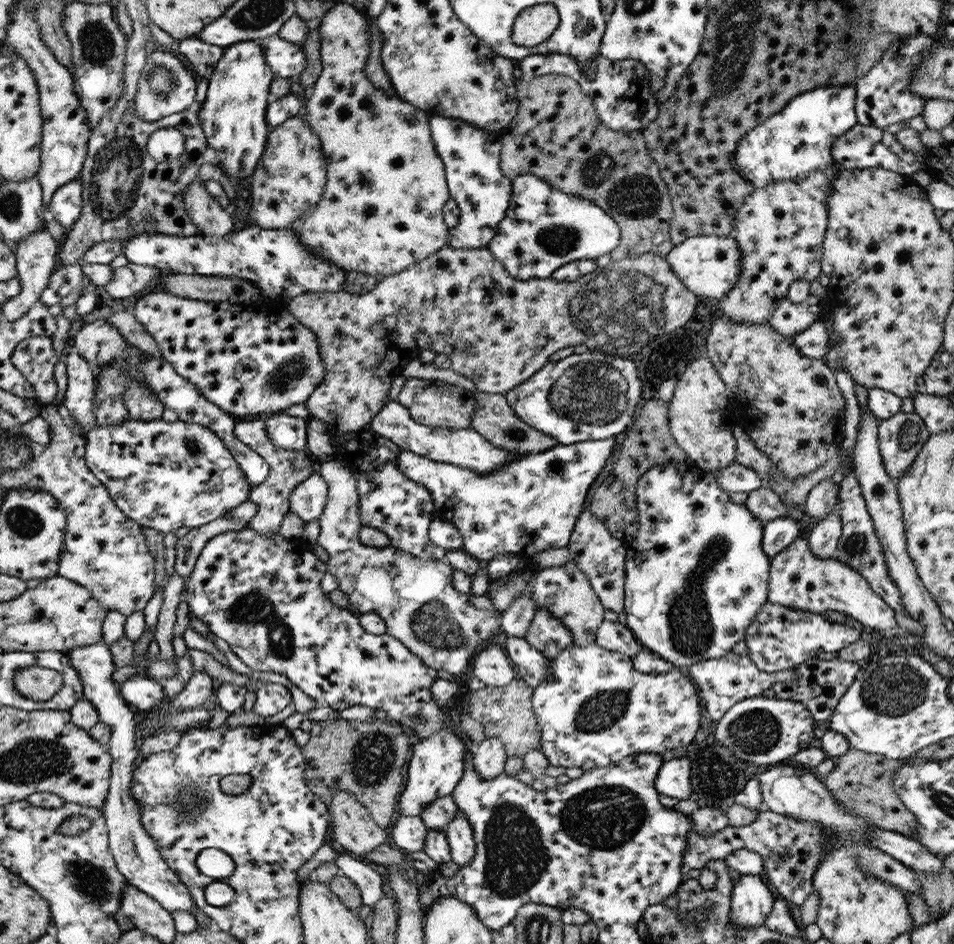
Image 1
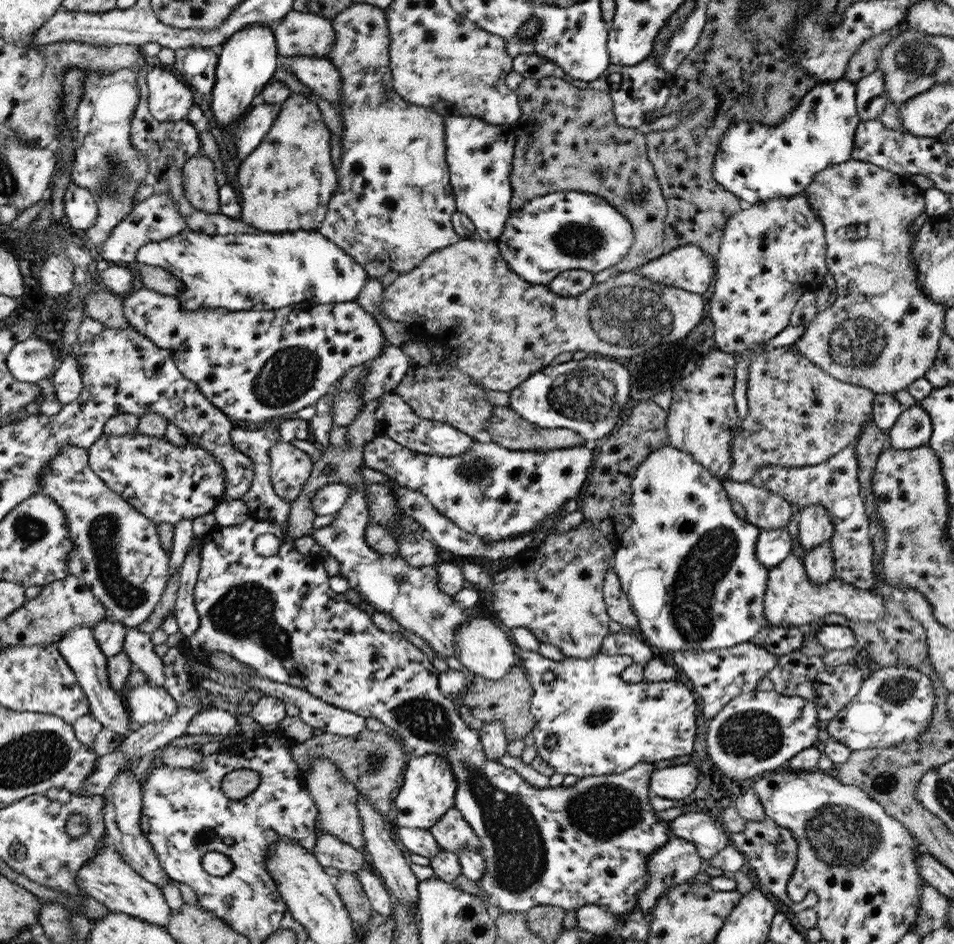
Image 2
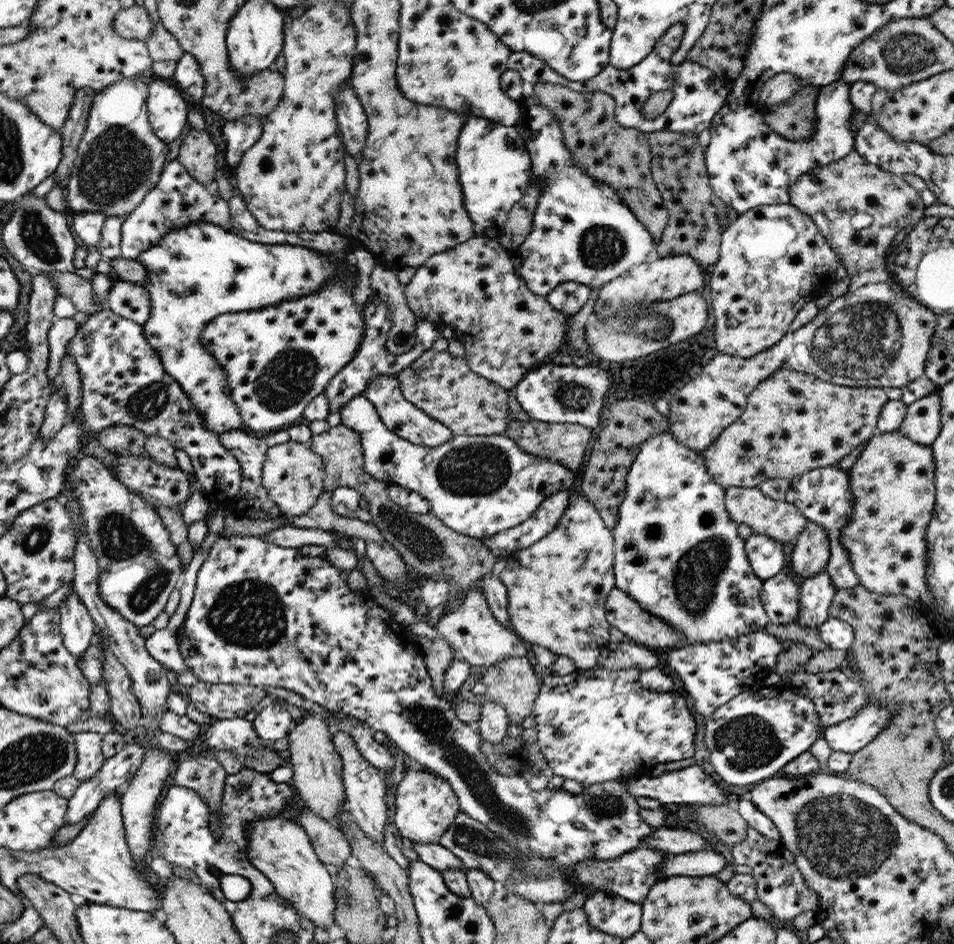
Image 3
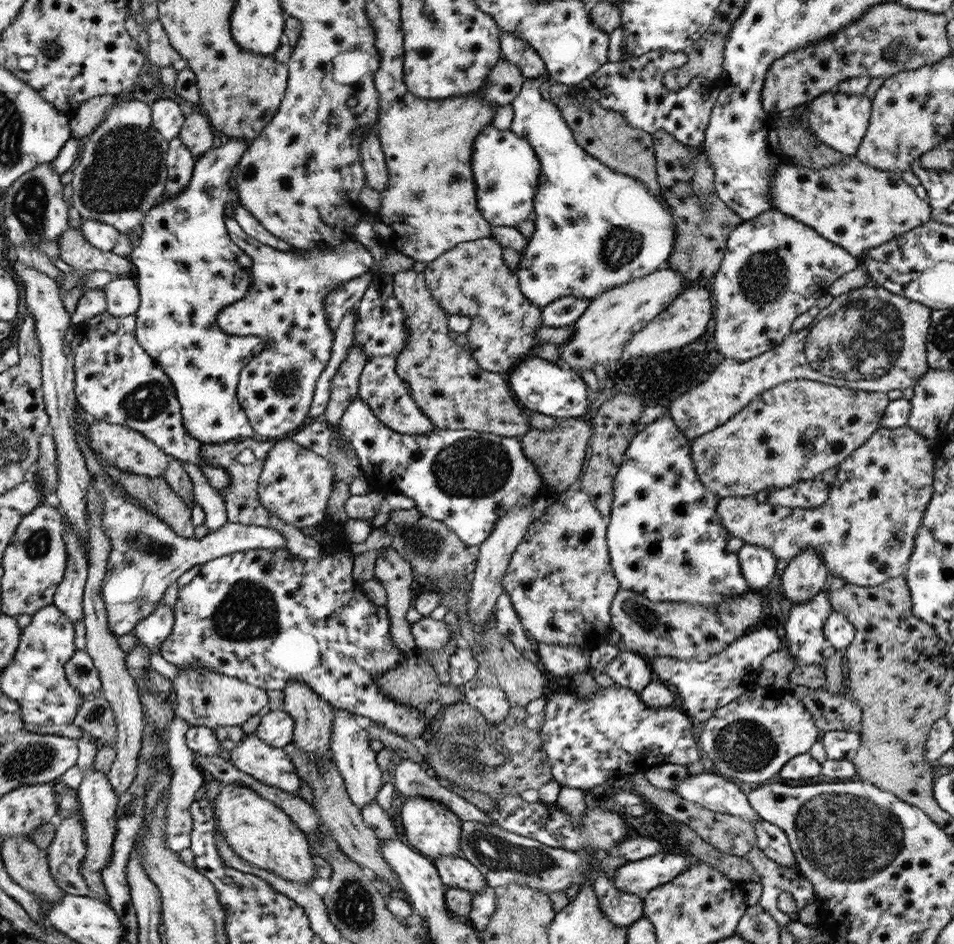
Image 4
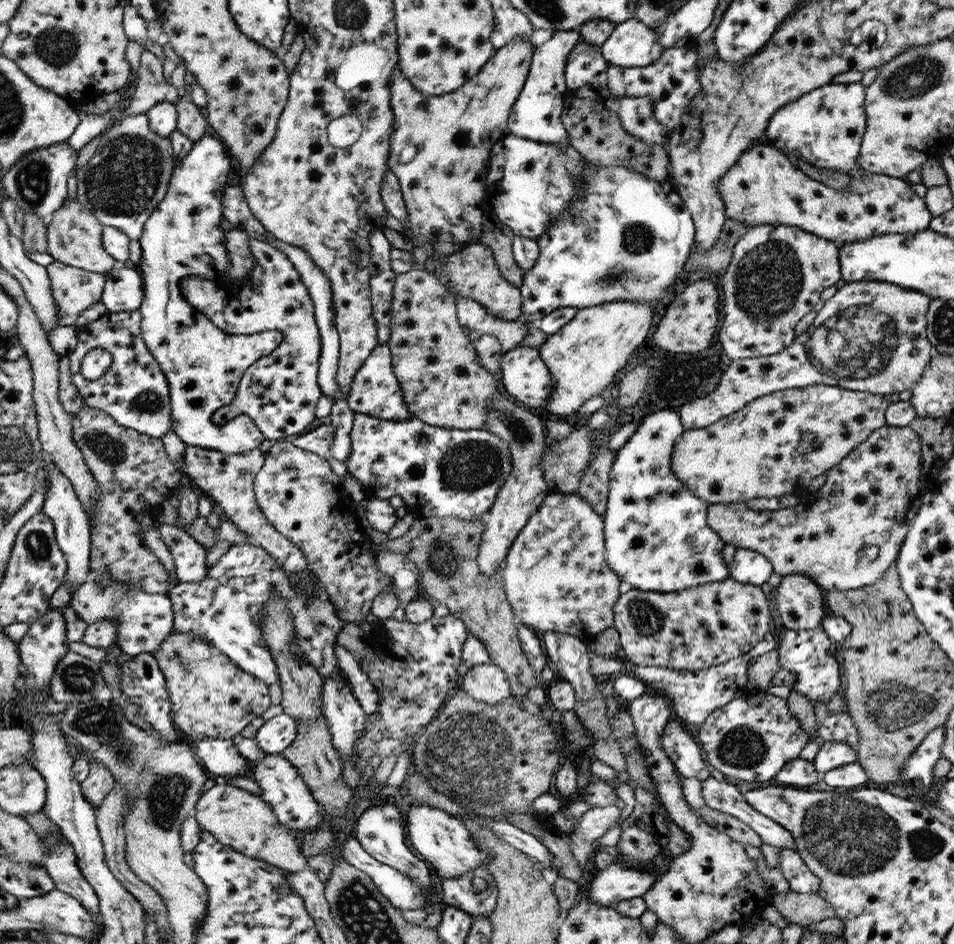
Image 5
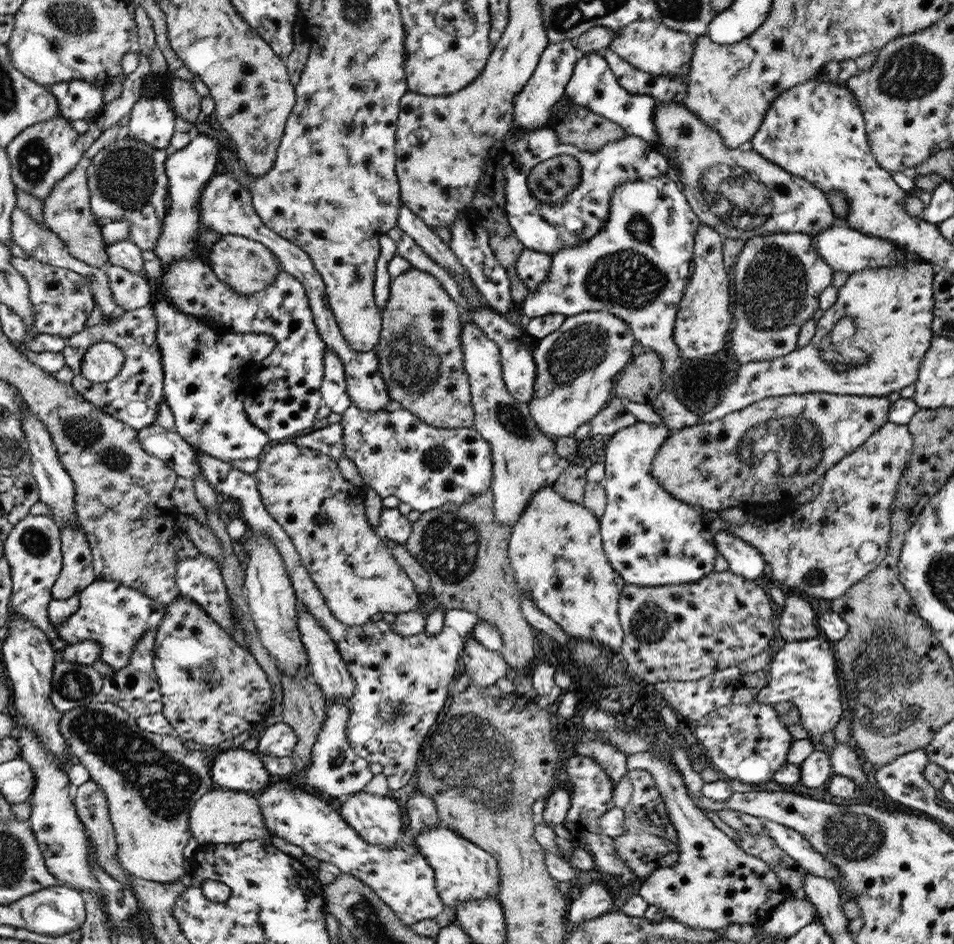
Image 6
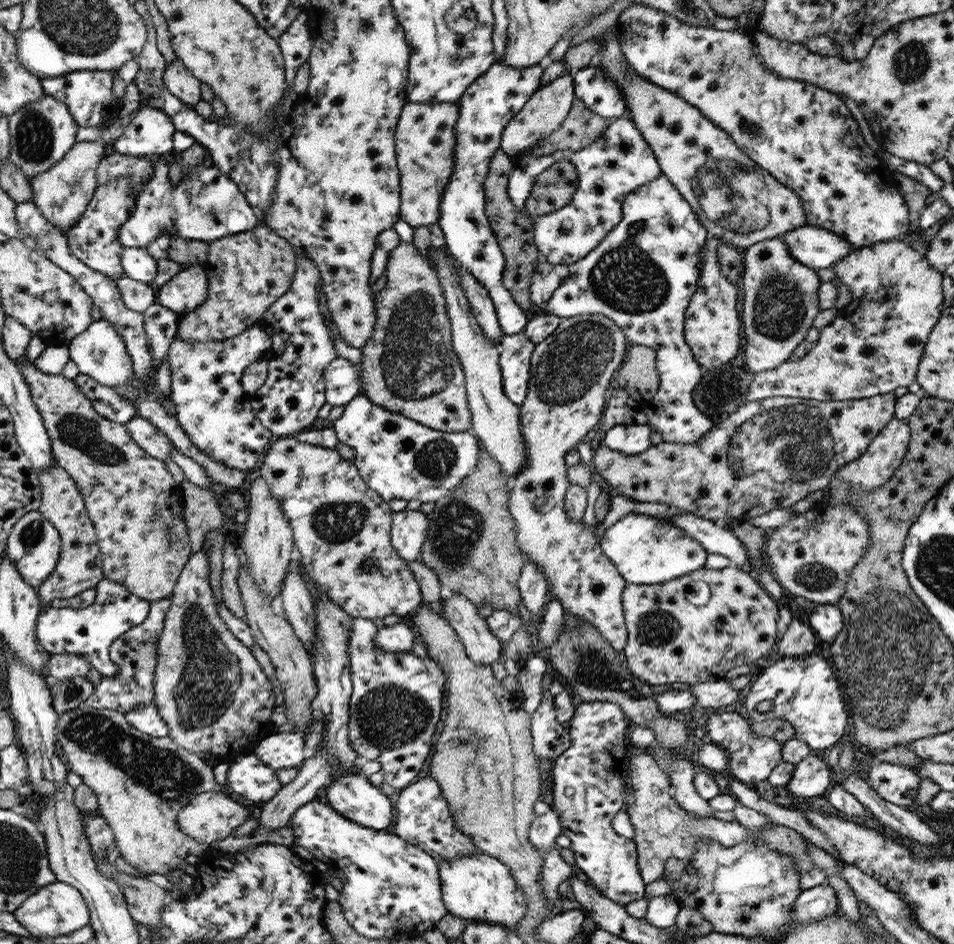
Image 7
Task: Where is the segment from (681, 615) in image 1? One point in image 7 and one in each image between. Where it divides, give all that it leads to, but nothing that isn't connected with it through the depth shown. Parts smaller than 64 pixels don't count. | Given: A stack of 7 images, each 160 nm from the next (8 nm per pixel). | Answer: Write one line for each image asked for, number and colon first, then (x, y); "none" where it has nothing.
2: (687, 563)
3: (678, 553)
4: (665, 541)
5: (658, 539)
6: (651, 538)
7: (646, 550)

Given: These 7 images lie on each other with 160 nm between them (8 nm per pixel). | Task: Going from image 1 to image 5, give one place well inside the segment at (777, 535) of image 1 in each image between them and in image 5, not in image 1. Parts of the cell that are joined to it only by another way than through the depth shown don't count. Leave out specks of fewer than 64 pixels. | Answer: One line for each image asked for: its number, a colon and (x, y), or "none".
2: (773, 546)
3: (765, 554)
4: (758, 565)
5: (748, 566)

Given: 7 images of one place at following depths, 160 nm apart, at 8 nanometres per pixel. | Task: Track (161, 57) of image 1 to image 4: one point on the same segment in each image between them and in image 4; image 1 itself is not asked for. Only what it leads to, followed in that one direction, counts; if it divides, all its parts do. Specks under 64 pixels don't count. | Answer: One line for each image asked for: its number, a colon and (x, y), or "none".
2: (169, 99)
3: (166, 110)
4: (167, 117)

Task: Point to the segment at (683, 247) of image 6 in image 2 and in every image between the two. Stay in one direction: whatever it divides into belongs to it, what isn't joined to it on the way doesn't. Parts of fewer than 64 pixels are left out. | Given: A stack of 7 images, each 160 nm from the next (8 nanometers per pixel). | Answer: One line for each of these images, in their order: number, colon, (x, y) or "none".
2: (567, 230)
3: (582, 232)
4: (595, 230)
5: (626, 237)

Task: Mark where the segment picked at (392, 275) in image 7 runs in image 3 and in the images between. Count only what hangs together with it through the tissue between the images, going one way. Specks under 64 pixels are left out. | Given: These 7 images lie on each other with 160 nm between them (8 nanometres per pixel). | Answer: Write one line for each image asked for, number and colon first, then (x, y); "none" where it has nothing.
3: (445, 387)
4: (456, 393)
5: (443, 382)
6: (420, 354)

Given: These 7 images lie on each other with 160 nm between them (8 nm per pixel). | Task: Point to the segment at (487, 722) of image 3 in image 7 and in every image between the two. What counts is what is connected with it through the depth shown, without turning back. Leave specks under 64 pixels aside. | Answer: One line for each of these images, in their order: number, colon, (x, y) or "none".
4: (491, 701)
5: (487, 683)
6: (485, 667)
7: (480, 644)

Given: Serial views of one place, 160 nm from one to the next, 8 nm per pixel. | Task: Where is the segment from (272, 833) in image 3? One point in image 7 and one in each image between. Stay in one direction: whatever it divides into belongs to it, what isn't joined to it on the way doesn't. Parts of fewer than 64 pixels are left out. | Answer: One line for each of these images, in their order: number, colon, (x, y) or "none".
4: (258, 830)
5: (243, 821)
6: (222, 816)
7: (211, 816)

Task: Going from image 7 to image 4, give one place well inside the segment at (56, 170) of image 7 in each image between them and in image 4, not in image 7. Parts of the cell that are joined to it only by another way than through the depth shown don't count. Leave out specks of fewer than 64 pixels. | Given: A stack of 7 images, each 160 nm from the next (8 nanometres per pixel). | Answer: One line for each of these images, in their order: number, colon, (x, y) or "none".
4: (75, 250)
5: (74, 234)
6: (67, 212)

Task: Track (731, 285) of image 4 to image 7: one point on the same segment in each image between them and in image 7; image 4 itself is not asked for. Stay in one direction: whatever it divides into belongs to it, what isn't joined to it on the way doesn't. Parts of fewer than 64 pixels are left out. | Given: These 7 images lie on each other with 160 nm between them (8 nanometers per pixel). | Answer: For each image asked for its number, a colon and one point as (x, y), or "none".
5: (777, 274)
6: (778, 278)
7: (780, 295)

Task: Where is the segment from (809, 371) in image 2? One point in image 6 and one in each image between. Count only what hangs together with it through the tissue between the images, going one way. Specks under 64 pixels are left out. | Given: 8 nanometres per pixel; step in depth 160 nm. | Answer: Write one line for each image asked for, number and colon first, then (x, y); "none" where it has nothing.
3: (793, 422)
4: (794, 431)
5: (780, 442)
6: (769, 451)

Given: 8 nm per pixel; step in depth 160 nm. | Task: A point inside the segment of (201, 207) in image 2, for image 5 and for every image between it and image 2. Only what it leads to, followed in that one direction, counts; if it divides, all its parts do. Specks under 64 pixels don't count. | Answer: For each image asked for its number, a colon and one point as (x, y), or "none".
3: (197, 154)
4: (196, 135)
5: (191, 123)

